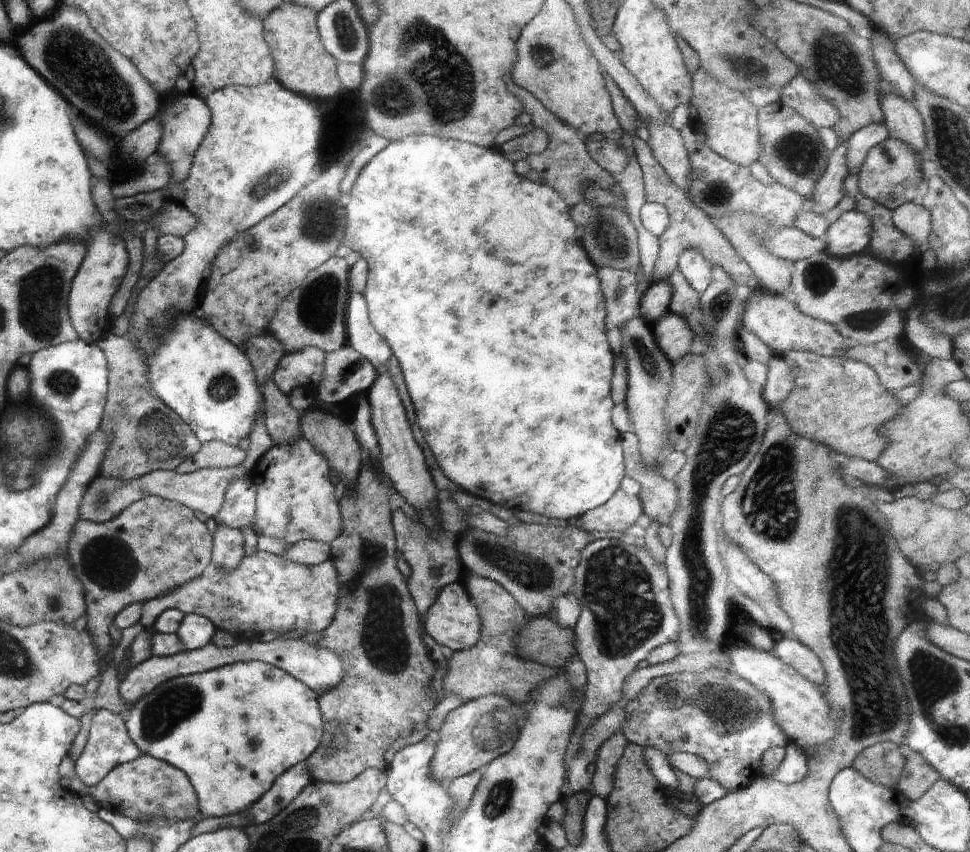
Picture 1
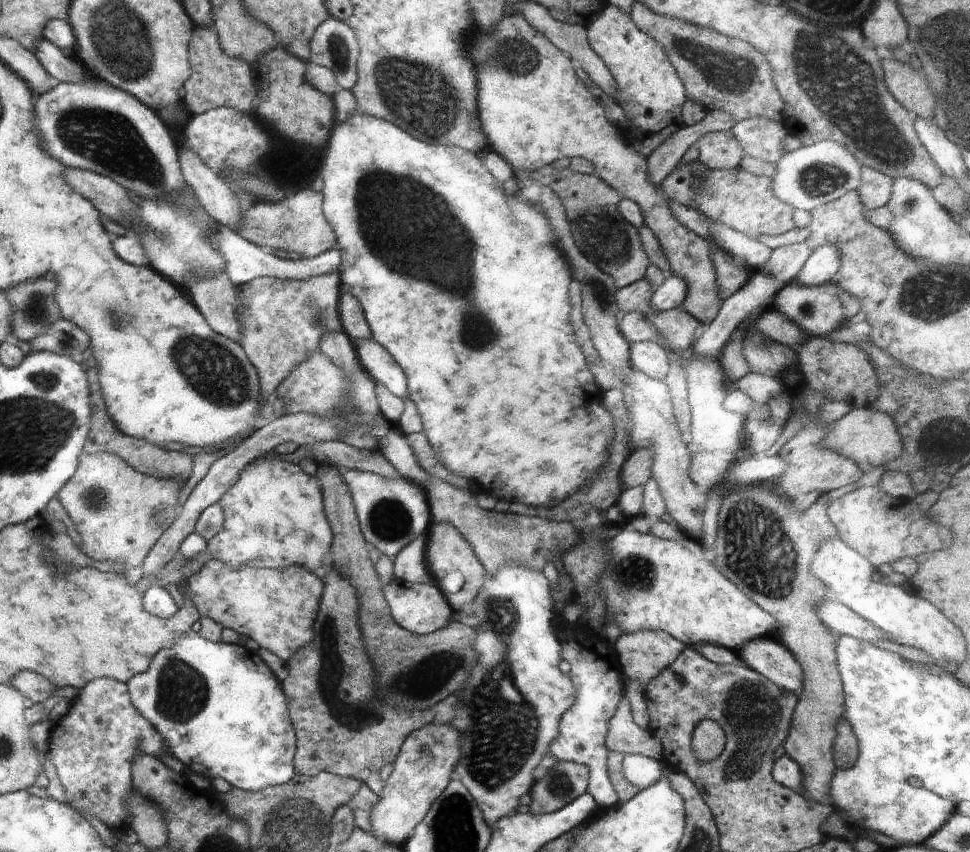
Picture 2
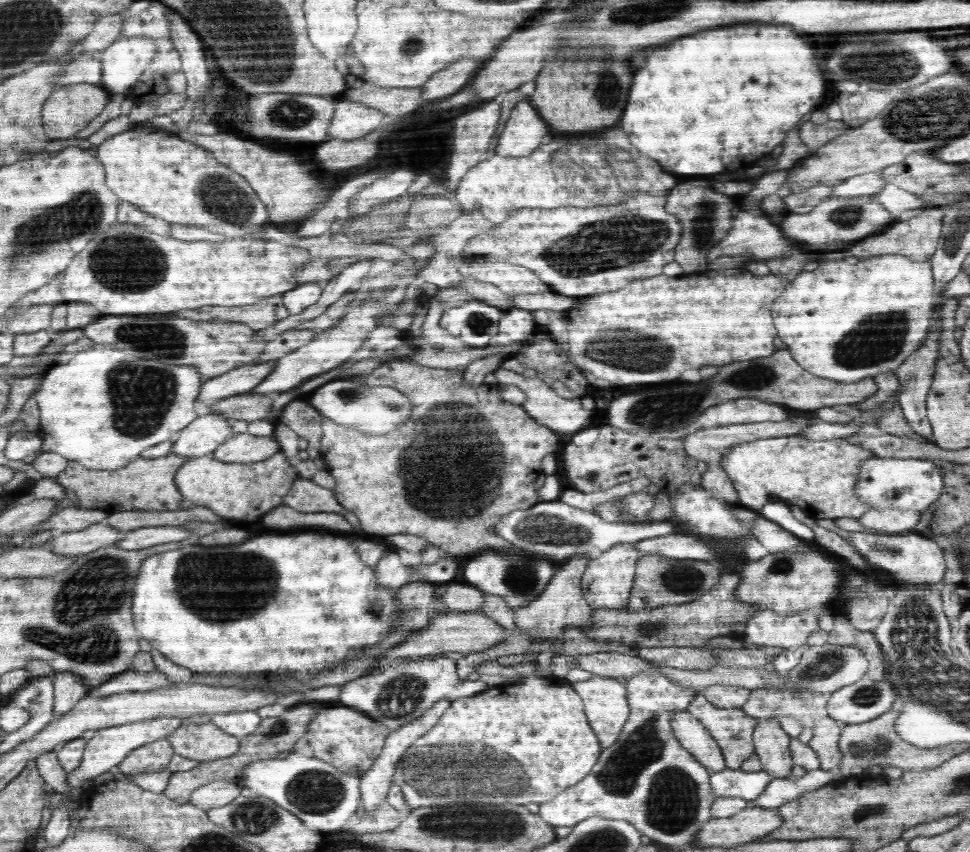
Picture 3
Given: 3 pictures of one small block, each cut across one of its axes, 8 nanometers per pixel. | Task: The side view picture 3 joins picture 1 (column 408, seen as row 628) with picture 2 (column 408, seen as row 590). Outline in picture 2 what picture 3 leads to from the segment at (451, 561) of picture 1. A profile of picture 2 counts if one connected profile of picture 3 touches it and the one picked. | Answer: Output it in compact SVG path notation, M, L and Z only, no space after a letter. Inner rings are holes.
M428 532L420 533L392 558L396 579L412 584L435 584L426 560L427 542Z

